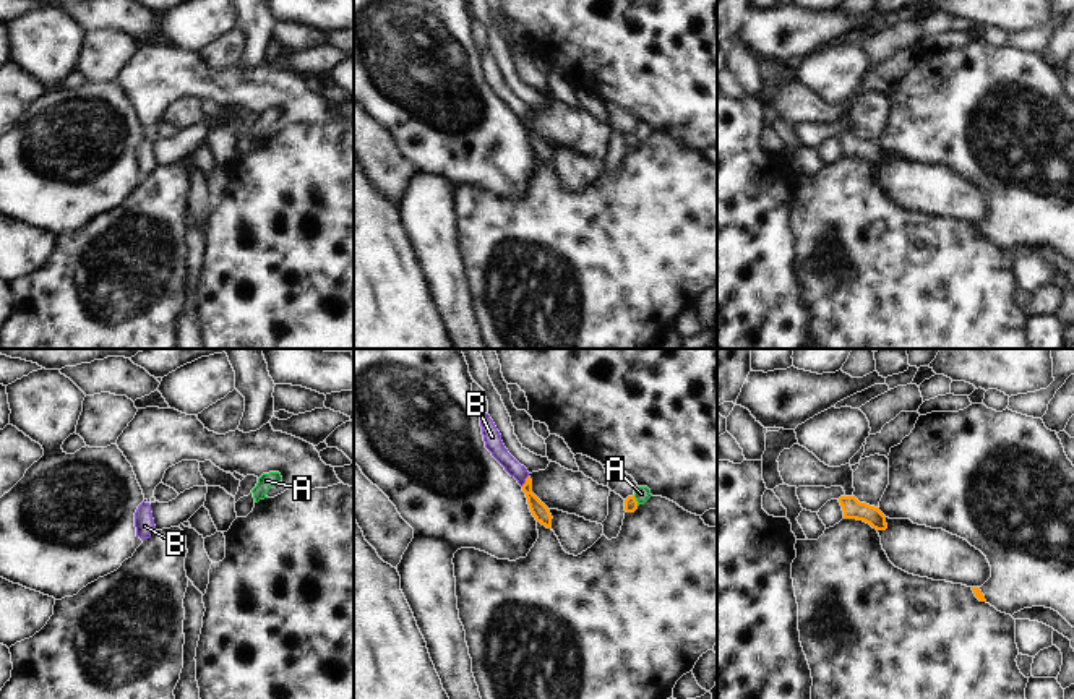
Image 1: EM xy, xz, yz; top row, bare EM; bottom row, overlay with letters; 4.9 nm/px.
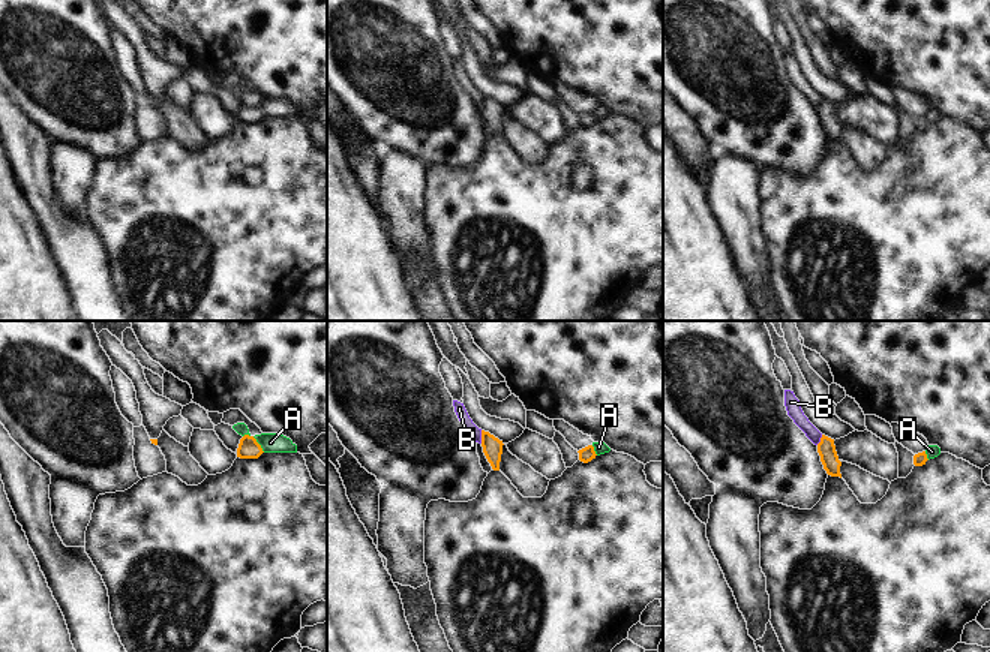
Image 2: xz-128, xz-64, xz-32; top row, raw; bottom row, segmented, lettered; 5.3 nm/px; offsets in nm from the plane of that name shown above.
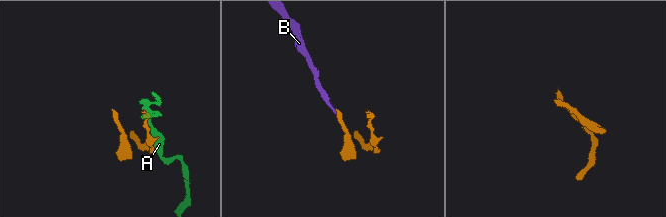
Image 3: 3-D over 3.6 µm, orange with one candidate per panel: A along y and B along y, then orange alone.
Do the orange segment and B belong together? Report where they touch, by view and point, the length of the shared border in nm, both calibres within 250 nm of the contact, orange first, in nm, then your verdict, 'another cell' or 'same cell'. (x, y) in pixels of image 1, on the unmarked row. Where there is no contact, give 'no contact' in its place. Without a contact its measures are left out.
xz (526, 117) | 70 nm | 80/90 nm | another cell

